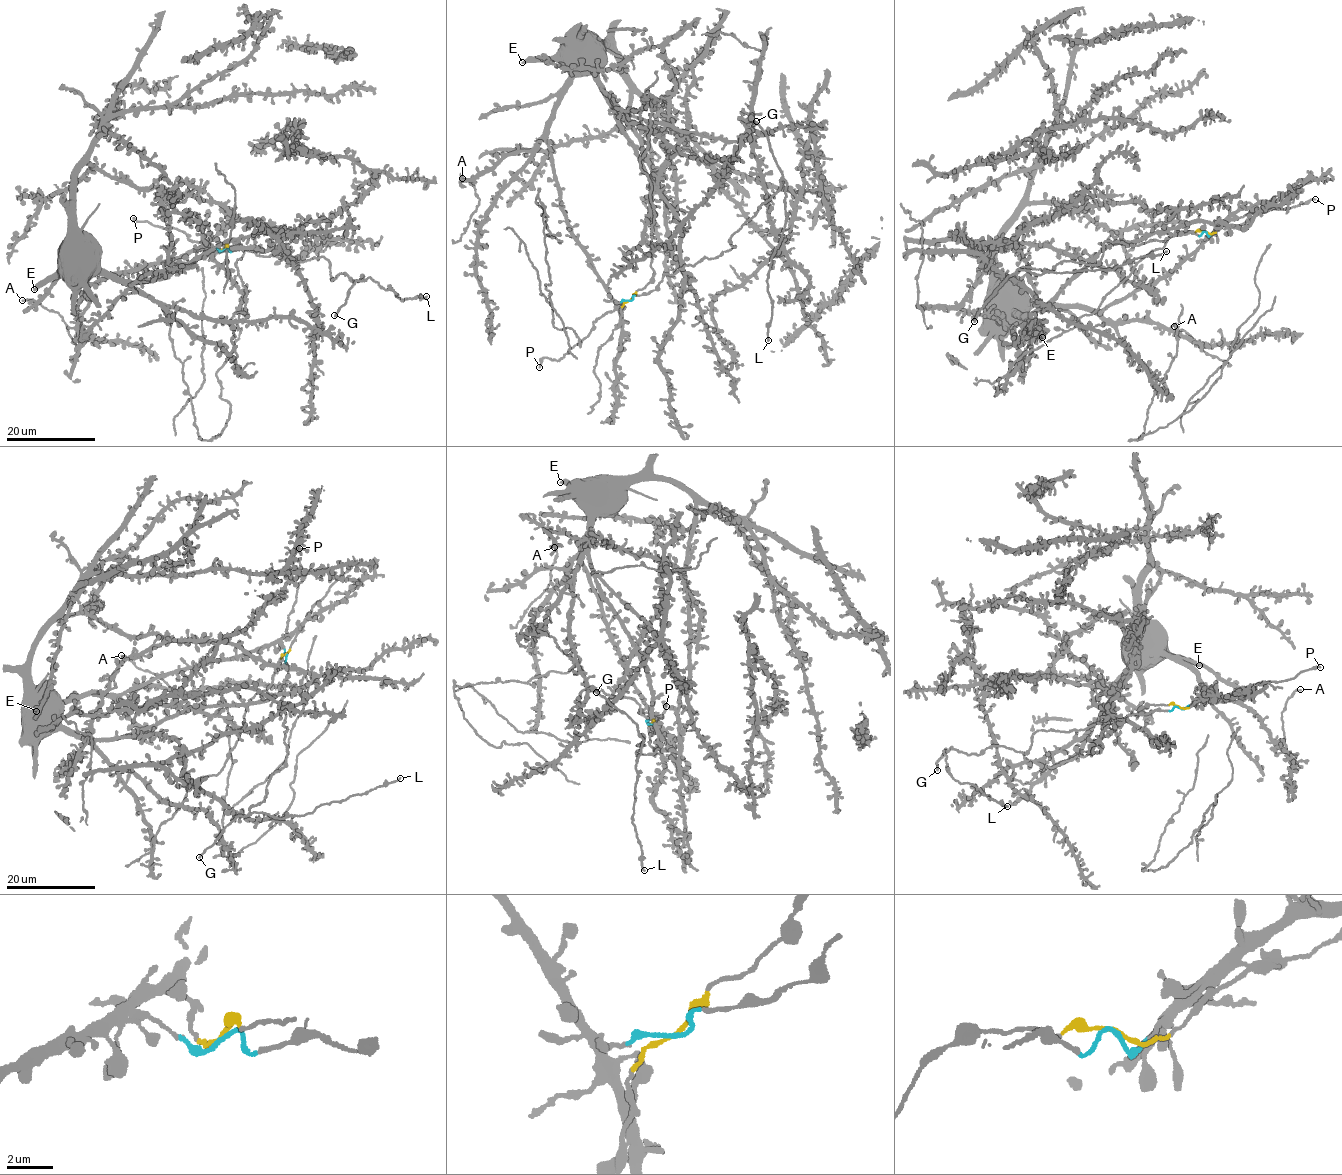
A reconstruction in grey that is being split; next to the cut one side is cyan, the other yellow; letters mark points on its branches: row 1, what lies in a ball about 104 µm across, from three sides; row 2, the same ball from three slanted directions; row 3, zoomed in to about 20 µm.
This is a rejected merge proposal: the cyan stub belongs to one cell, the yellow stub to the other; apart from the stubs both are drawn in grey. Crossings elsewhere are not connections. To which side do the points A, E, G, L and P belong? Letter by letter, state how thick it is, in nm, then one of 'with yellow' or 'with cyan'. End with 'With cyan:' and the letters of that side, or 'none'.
A: 160 nm | with yellow
E: 400 nm | with yellow
G: 200 nm | with cyan
L: 160 nm | with cyan
P: 180 nm | with cyan
With cyan: G, L, P

